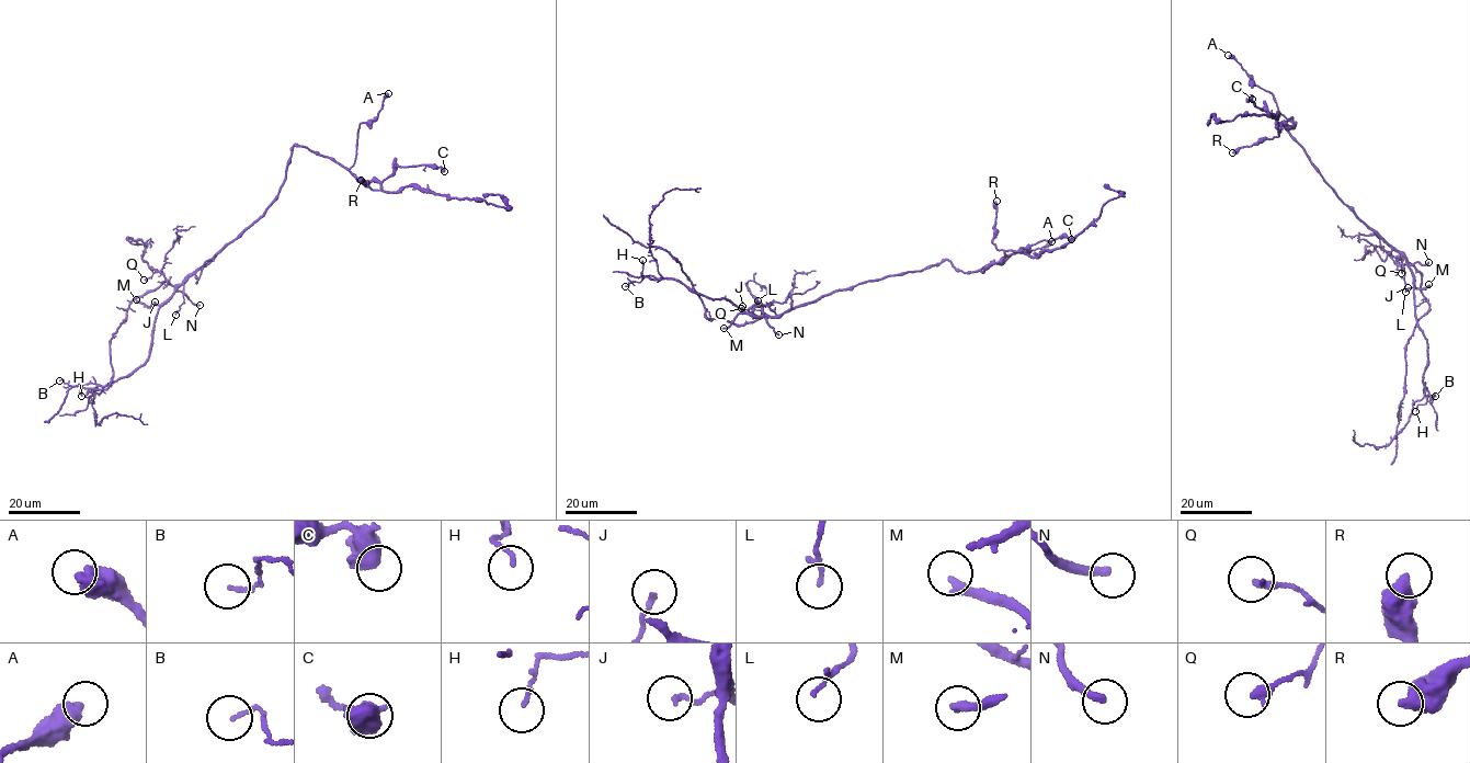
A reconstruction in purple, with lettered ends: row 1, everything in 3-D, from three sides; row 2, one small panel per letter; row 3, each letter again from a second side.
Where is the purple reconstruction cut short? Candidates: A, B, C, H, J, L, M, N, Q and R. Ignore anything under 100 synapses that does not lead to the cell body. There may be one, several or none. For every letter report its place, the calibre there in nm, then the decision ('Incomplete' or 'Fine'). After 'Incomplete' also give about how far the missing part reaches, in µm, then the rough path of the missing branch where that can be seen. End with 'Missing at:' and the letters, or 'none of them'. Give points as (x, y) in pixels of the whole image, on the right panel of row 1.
A: Place: (1228, 55). Thickness 600 nm. Fine
B: Place: (1435, 396). Thickness 120 nm. Fine
C: Place: (1252, 99). Thickness 650 nm. Fine
H: Place: (1415, 411). Thickness 100 nm. Fine
J: Place: (1408, 287). Thickness 160 nm. Fine
L: Place: (1405, 292). Thickness 110 nm. Fine
M: Place: (1428, 284). Thickness 280 nm. Fine
N: Place: (1428, 262). Thickness 260 nm. Incomplete. Missing length about 10 µm. Course of what is missing: (1428, 262), (1412, 257), (1414, 260)
Q: Place: (1401, 273). Thickness 260 nm. Fine
R: Place: (1232, 152). Thickness 600 nm. Fine
Missing at: N

